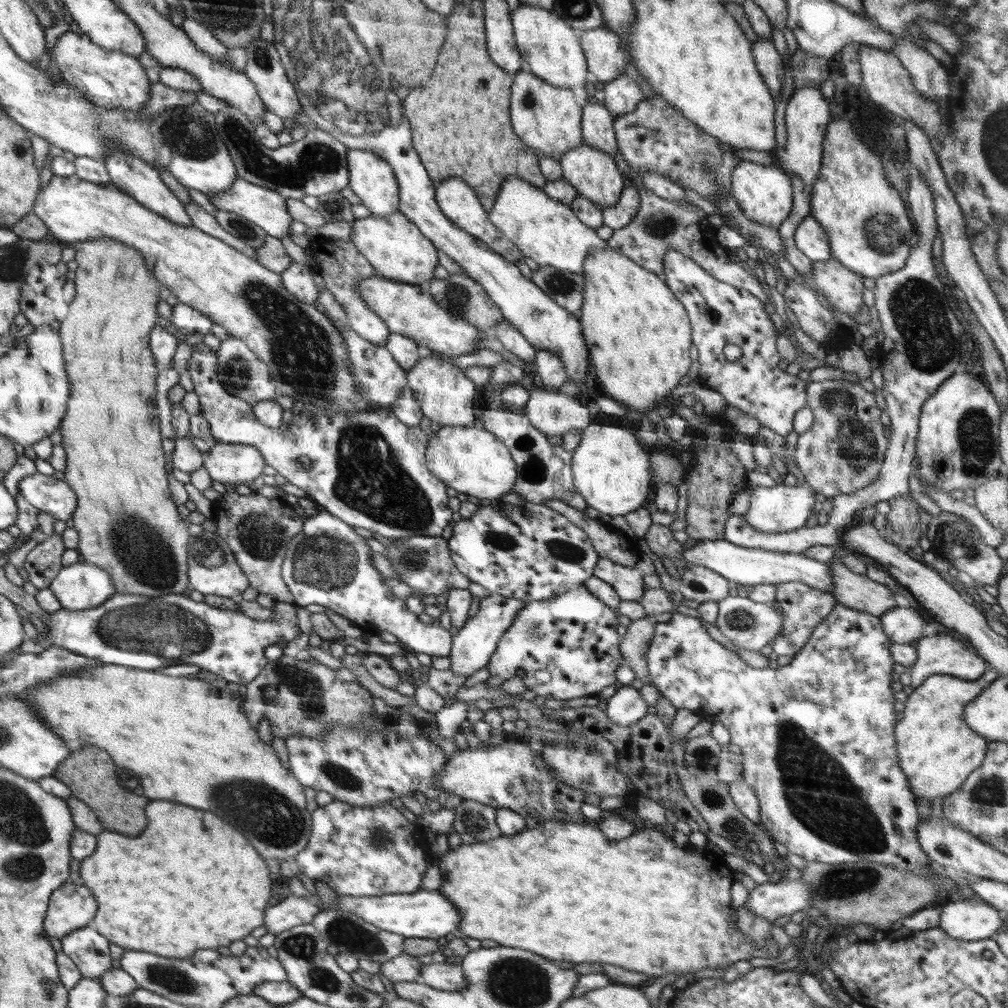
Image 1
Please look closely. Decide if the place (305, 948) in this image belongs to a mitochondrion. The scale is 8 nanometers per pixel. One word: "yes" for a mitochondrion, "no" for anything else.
yes

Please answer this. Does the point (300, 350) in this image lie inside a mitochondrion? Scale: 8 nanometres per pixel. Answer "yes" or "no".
yes

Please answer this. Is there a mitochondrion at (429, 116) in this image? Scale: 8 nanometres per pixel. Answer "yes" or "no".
no

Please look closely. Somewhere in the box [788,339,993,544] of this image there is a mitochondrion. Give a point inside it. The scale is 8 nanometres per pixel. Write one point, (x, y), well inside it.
(853, 435)

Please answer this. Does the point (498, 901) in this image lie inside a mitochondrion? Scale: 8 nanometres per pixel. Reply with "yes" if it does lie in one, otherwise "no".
no

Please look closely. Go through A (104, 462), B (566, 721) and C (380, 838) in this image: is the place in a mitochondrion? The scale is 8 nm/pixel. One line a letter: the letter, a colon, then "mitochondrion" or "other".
A: other
B: mitochondrion
C: mitochondrion

